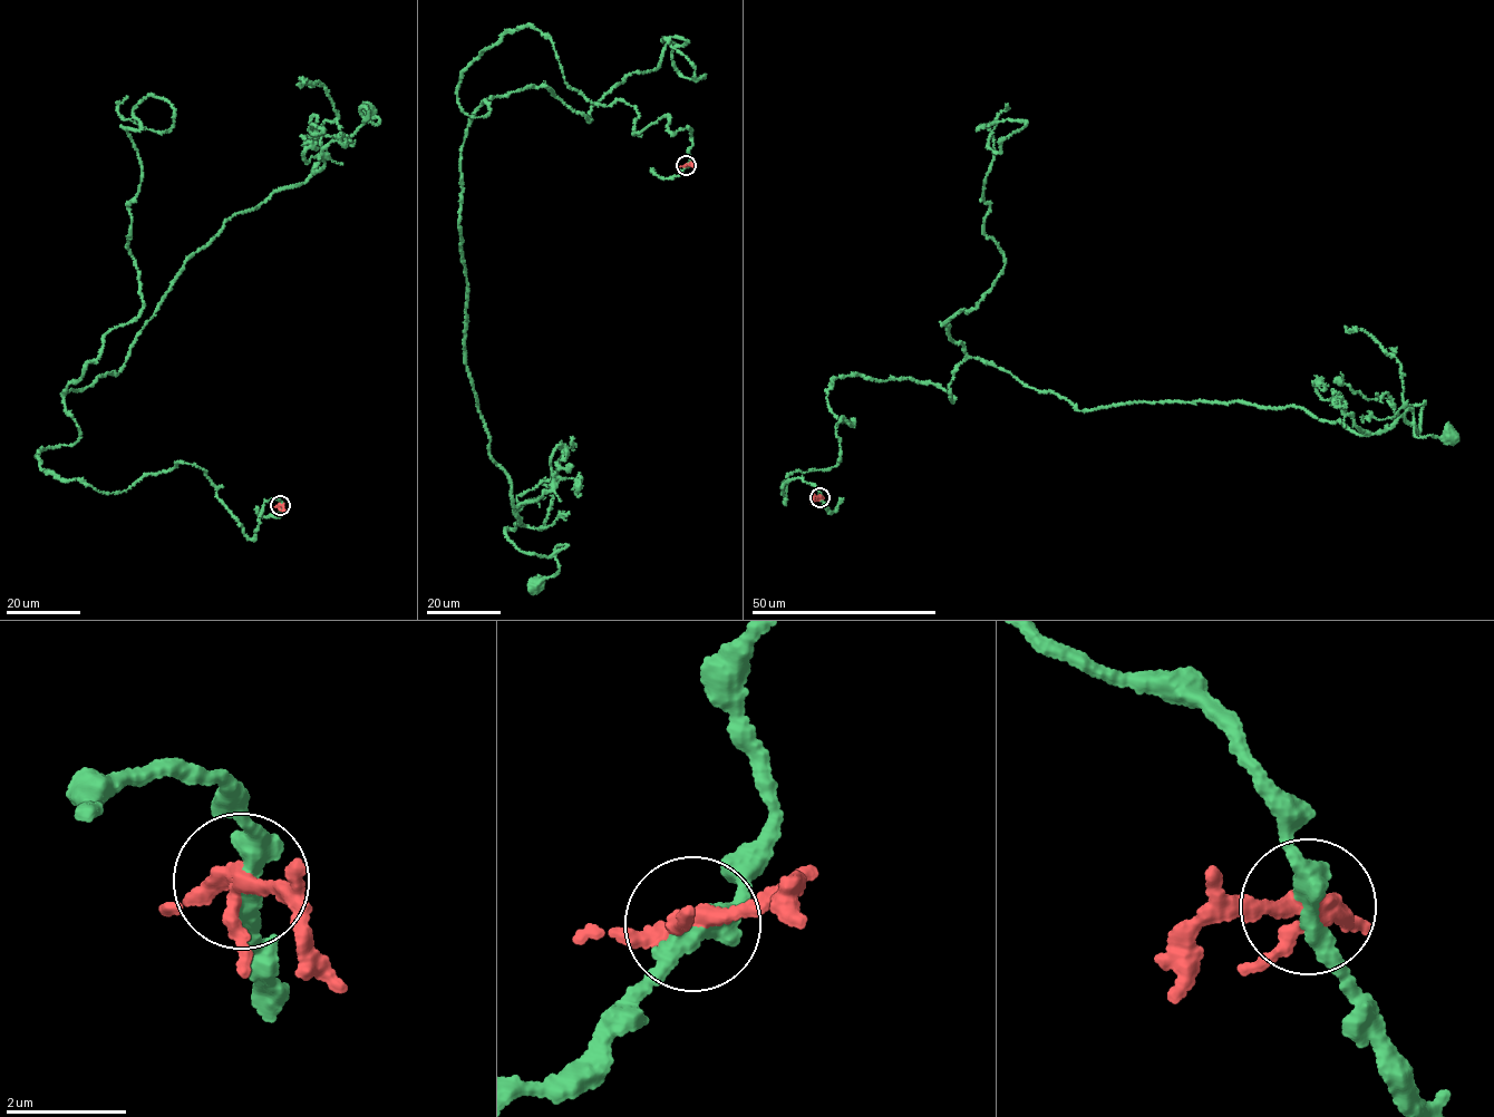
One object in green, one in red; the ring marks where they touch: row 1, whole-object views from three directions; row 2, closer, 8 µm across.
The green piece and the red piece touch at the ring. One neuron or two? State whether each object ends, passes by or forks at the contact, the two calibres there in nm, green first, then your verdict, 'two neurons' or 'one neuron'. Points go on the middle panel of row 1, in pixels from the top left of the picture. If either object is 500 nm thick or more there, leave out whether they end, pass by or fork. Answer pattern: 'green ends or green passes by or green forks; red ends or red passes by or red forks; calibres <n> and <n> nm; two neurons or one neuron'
green passes by; red forks; calibres 360 and 260 nm; two neurons

